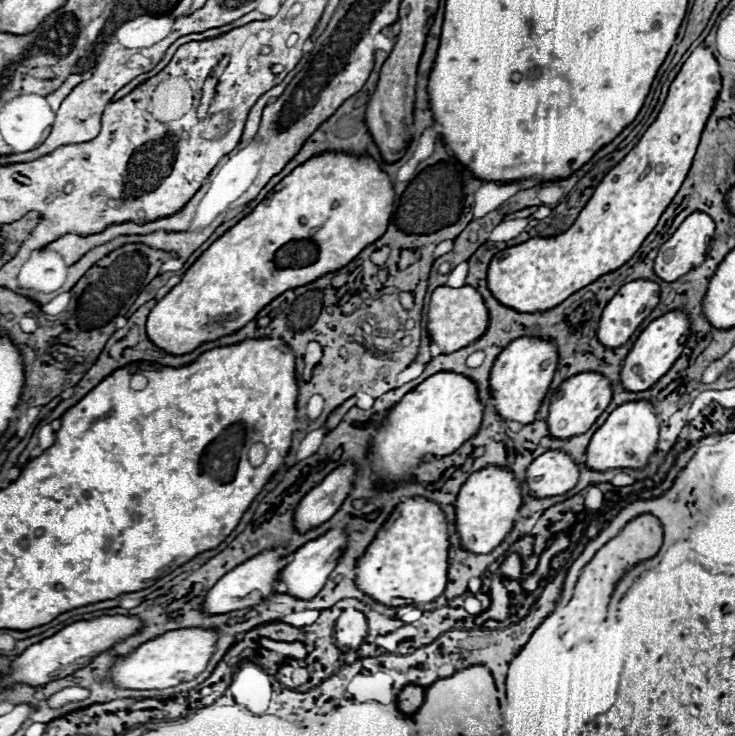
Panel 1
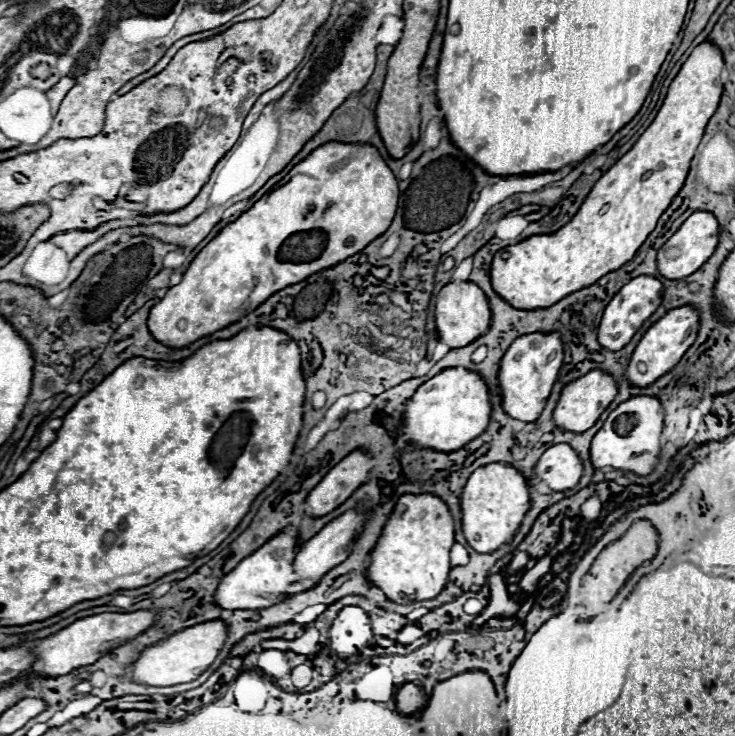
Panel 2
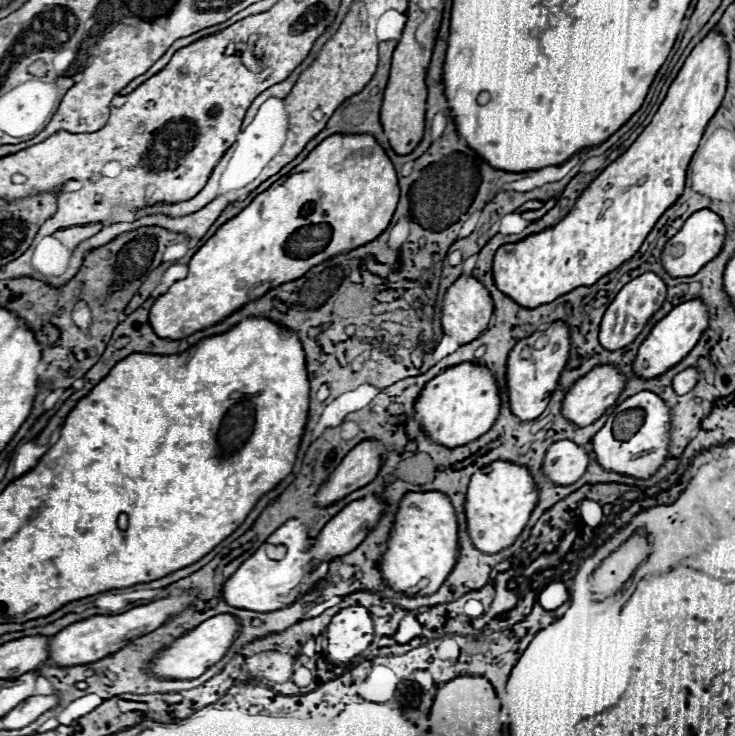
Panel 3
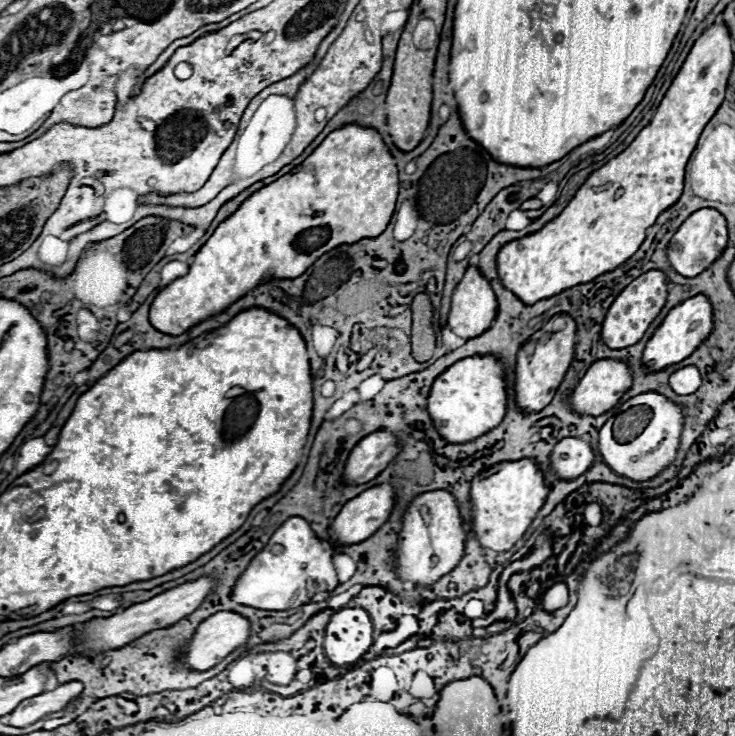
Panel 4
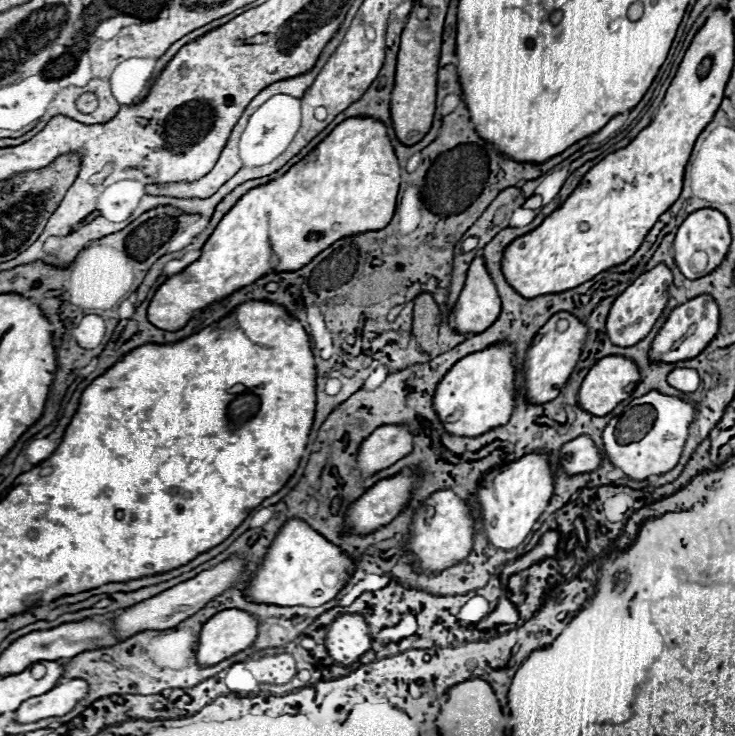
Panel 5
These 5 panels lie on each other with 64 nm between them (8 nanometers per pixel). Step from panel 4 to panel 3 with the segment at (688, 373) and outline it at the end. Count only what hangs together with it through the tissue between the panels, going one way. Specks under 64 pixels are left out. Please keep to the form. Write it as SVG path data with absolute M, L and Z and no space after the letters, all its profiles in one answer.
M686 368L672 378L672 388L676 394L688 394L696 384L698 384L698 370L696 368Z

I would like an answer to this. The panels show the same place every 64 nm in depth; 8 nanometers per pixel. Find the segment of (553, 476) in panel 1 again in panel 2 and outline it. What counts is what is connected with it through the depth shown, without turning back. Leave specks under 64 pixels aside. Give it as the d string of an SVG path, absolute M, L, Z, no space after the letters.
M568 444L550 446L536 464L538 482L546 482L550 492L574 488L584 472L582 458Z

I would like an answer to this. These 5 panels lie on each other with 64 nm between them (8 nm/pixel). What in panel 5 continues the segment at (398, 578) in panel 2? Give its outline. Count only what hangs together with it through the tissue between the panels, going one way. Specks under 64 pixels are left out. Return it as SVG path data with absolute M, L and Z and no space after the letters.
M438 490L418 508L416 518L412 522L410 534L410 552L414 562L424 572L444 570L468 558L474 544L474 518L470 516L468 504L456 496L452 490Z

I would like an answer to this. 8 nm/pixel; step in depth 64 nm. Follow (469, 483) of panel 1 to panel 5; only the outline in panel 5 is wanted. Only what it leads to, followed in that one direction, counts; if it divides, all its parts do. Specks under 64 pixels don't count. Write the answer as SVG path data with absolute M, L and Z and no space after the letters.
M544 450L530 452L516 462L502 466L500 470L486 476L478 486L478 502L482 506L484 532L492 546L502 550L512 550L524 542L532 532L532 526L540 514L548 508L554 496L554 476L550 454Z

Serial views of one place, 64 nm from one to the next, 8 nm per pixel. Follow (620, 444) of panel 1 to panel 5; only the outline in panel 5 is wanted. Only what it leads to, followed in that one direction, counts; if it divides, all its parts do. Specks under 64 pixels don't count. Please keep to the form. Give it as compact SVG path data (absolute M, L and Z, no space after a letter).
M652 390L640 398L634 398L626 406L626 414L618 420L618 426L616 426L616 430L622 430L622 426L624 426L624 430L640 430L642 428L642 430L648 430L646 436L638 442L620 444L614 436L616 430L604 430L604 436L602 436L604 452L610 458L610 462L616 468L620 468L624 474L628 474L630 478L644 480L652 474L666 474L678 464L684 444L688 440L688 428L694 420L696 420L696 404Z

